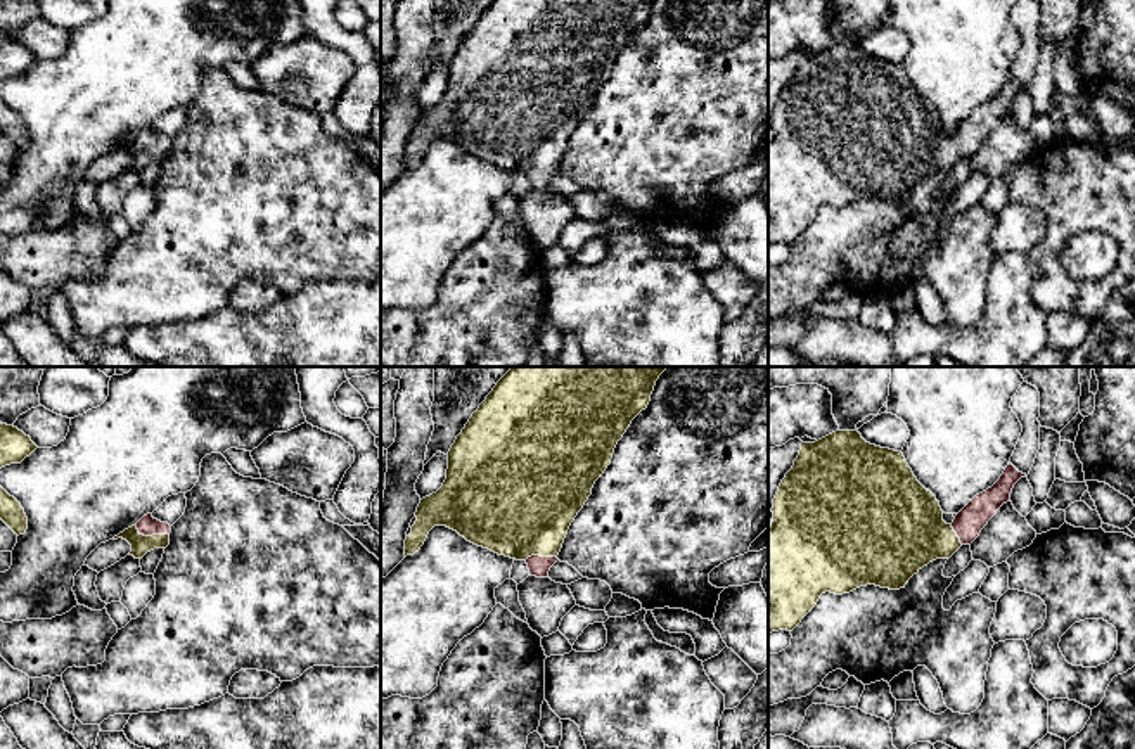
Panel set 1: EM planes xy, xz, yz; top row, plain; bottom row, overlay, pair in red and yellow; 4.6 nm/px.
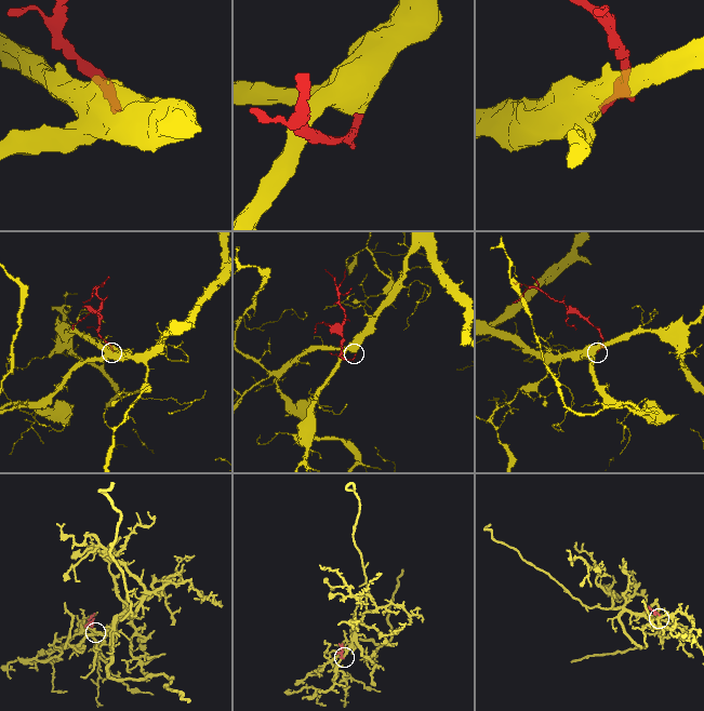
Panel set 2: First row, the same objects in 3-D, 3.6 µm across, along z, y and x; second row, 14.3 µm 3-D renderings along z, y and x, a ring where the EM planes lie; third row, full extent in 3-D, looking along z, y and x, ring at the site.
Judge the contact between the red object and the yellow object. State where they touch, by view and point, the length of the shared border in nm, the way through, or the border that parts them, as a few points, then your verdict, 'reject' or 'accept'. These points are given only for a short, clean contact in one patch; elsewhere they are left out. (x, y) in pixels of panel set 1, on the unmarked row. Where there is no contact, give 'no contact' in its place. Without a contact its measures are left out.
meets red in xy at (151, 147); contact 170 nm long; runs through xy (147, 139), (151, 147), (141, 158); accept

